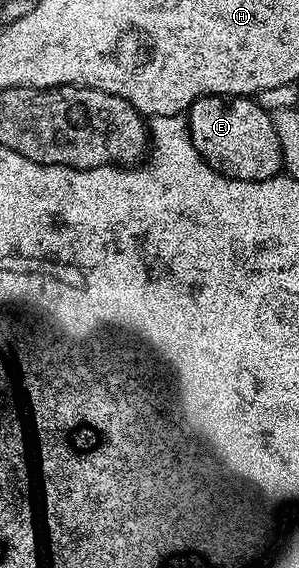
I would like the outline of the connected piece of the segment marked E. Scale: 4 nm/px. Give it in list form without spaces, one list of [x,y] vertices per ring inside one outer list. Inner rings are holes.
[[[204,96],[189,108],[187,119],[189,133],[195,150],[216,172],[222,172],[233,180],[272,180],[282,171],[281,147],[275,134],[272,115],[257,105],[256,99],[248,96]]]

